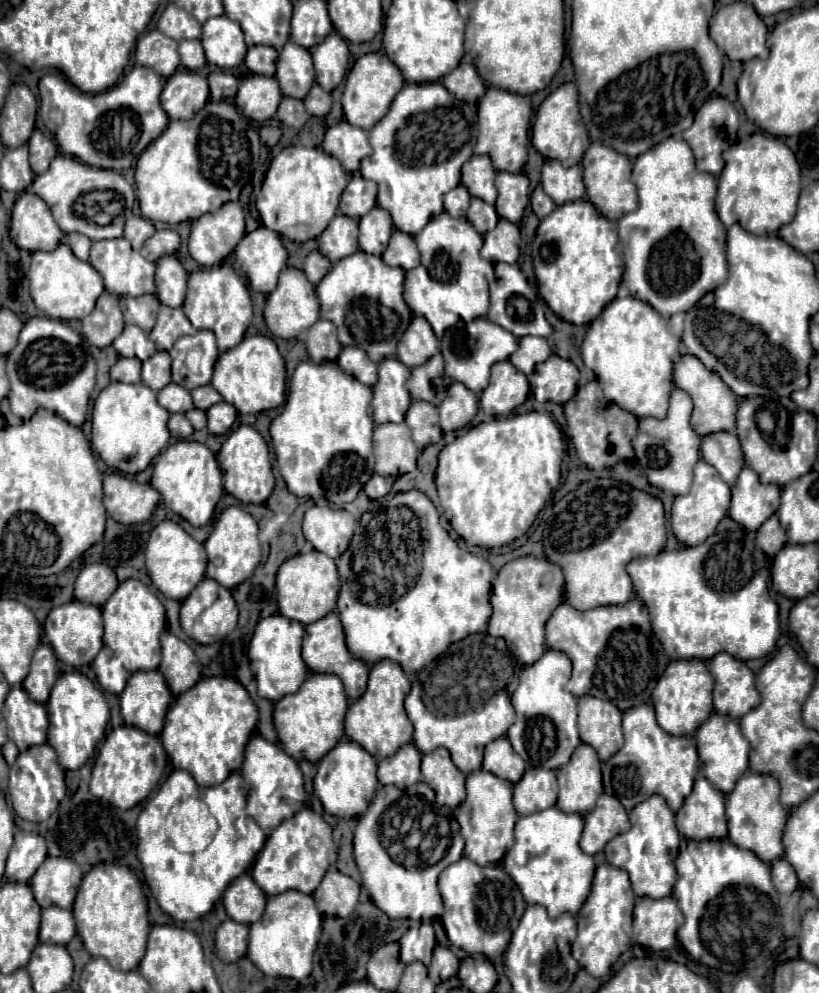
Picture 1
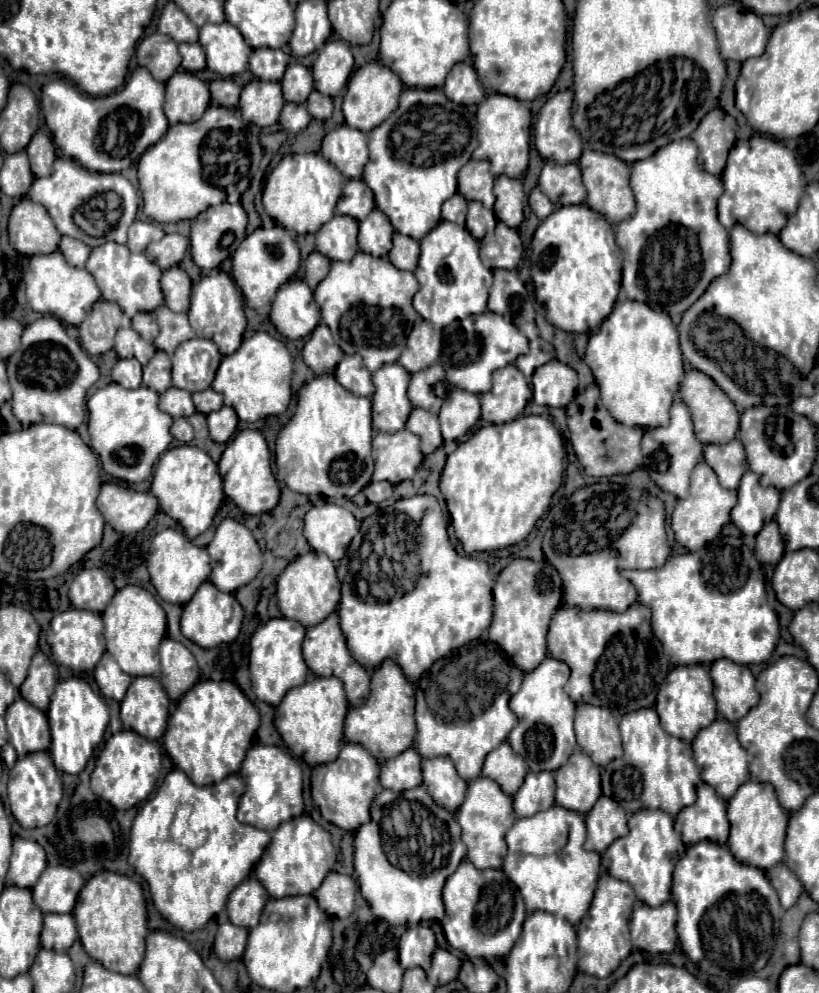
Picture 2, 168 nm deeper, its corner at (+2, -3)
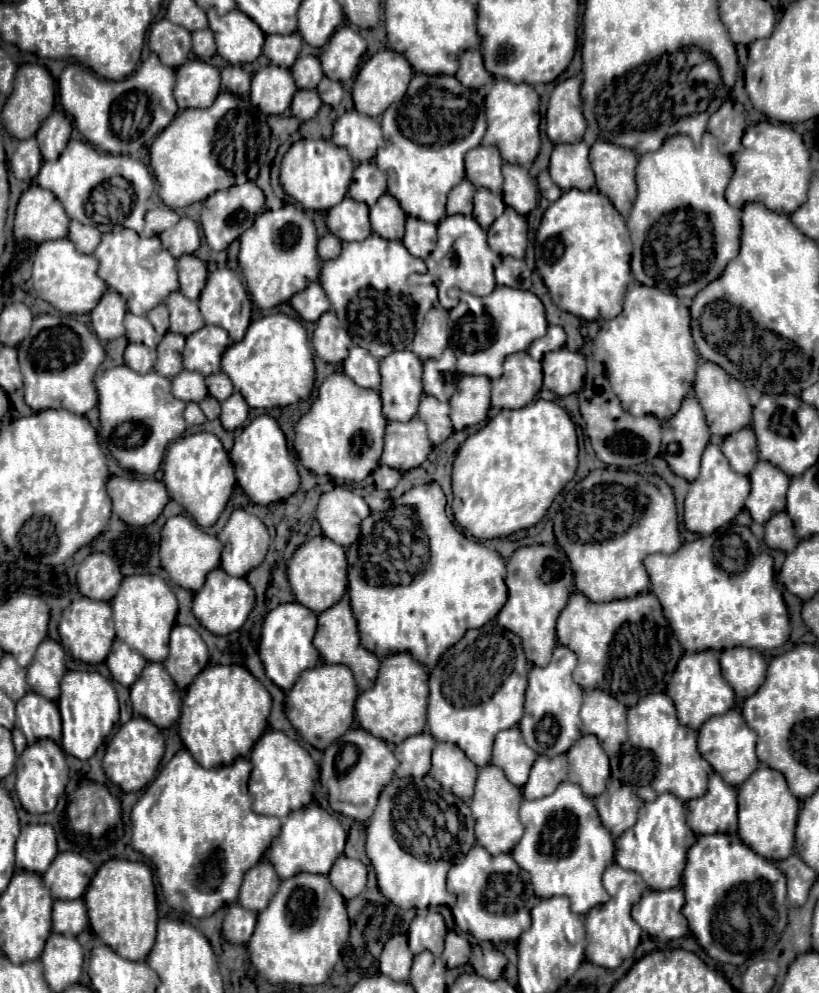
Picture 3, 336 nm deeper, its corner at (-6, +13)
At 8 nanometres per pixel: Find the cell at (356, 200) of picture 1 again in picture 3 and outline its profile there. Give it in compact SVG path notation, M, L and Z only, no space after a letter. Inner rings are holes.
M374 162L358 164L354 170L354 180L348 188L350 198L372 206L384 192L386 192L386 174L380 172Z

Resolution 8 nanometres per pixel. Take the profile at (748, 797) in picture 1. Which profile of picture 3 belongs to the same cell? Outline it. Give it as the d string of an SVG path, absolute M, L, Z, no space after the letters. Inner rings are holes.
M760 766L752 776L738 788L738 834L754 852L770 860L784 860L792 854L794 828L800 810L800 800L792 796L786 780L780 772Z

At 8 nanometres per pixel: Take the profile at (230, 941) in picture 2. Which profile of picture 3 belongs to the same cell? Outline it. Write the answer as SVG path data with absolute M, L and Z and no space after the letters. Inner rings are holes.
M232 904L224 918L222 936L232 944L246 944L256 928L256 912L248 912L240 908L240 904Z

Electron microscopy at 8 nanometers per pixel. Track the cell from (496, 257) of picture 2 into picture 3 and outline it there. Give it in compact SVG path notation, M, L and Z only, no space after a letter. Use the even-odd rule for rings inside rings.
M506 208L488 228L488 246L500 256L524 258L528 244L528 224L514 208Z

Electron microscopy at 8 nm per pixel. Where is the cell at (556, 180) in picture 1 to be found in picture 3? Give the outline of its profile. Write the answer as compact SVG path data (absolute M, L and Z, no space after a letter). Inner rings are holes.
M586 142L556 144L548 172L562 190L590 190L594 186L594 172L588 162Z

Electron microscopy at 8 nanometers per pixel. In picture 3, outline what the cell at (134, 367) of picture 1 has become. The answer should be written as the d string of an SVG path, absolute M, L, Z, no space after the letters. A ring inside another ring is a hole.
M128 344L124 352L124 364L140 374L150 372L156 362L156 352L144 344Z

